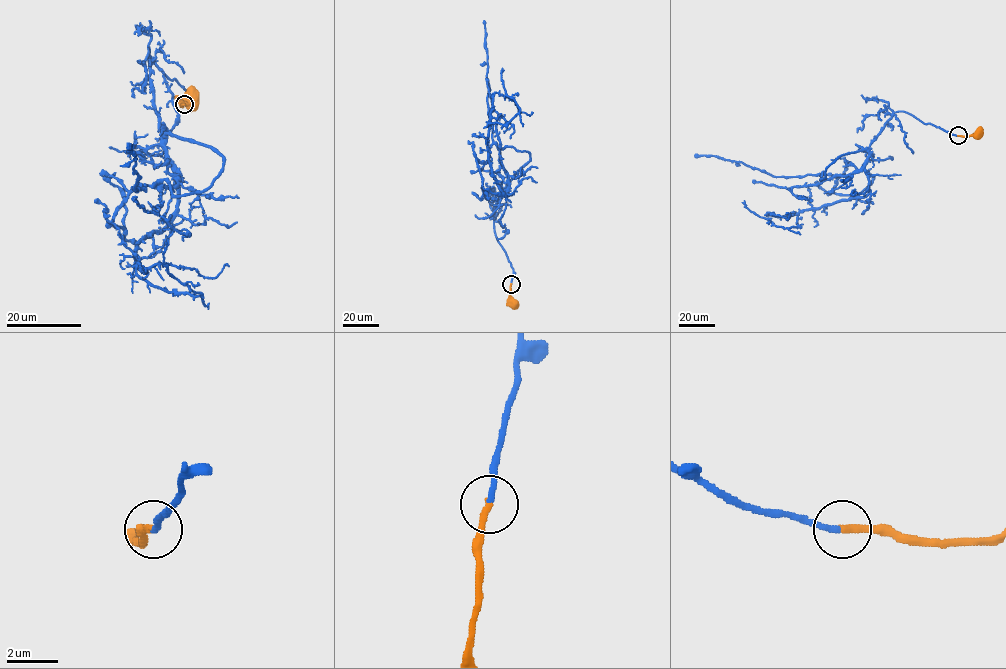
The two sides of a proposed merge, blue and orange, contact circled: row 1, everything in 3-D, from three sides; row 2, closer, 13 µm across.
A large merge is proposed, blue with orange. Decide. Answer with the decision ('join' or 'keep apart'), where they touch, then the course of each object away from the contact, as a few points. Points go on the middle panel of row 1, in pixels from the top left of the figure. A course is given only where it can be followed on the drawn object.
join | (511, 284) | blue via (511, 283), (513, 269), (496, 237), (494, 212), (499, 195), (530, 154), (493, 141), (483, 20) | orange via (511, 284), (509, 295), (513, 305)

